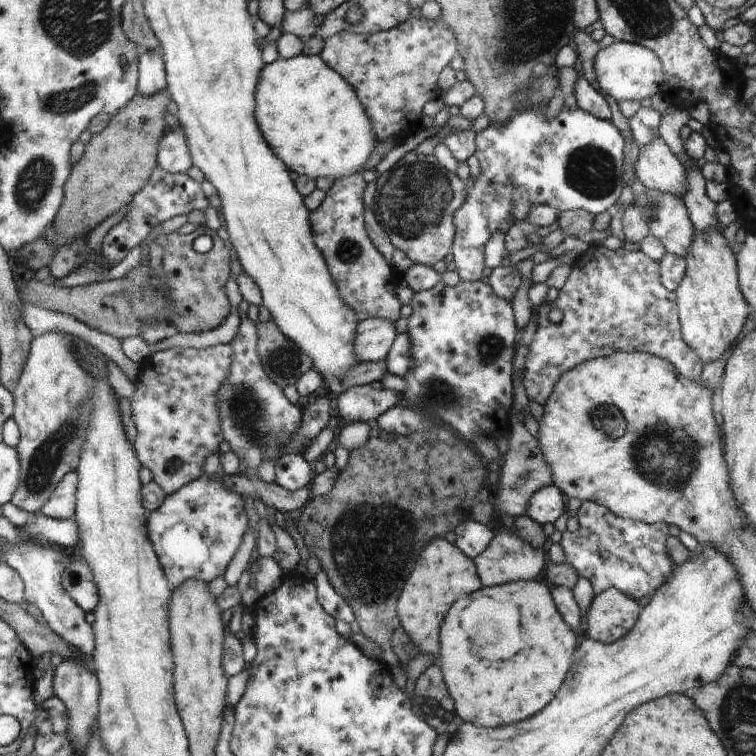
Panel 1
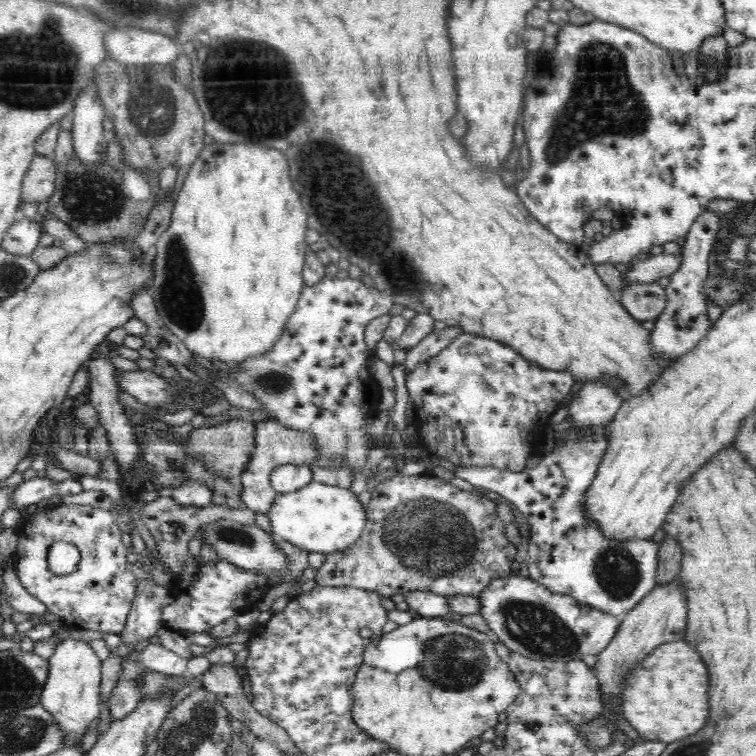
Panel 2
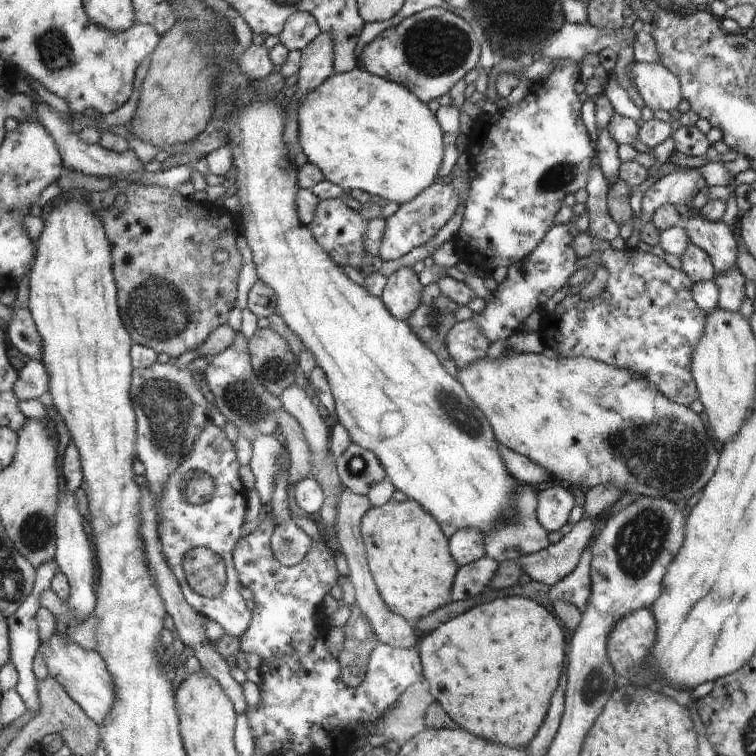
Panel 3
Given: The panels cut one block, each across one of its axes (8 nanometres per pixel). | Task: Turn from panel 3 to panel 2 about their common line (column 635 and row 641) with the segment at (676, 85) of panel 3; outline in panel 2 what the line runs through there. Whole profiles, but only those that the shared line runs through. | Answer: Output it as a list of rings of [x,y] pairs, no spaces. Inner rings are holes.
[[[65,639],[62,640],[55,648],[53,655],[47,660],[49,662],[49,674],[46,686],[42,692],[39,704],[46,710],[54,721],[58,723],[58,727],[62,731],[66,740],[64,745],[72,747],[80,745],[84,732],[88,727],[99,718],[101,704],[101,664],[102,661],[96,655],[96,652],[90,647],[90,644],[84,640]]]

